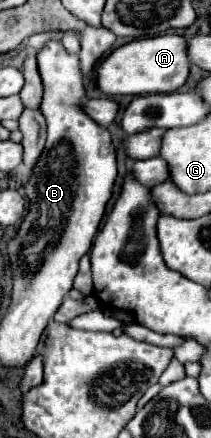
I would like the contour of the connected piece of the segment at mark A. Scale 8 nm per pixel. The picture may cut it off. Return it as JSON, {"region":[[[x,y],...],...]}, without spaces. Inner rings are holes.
{"region":[[[164,34],[144,40],[132,40],[114,50],[98,66],[98,88],[108,96],[140,96],[156,92],[174,92],[186,84],[190,74],[188,60],[188,38],[178,34]]]}

